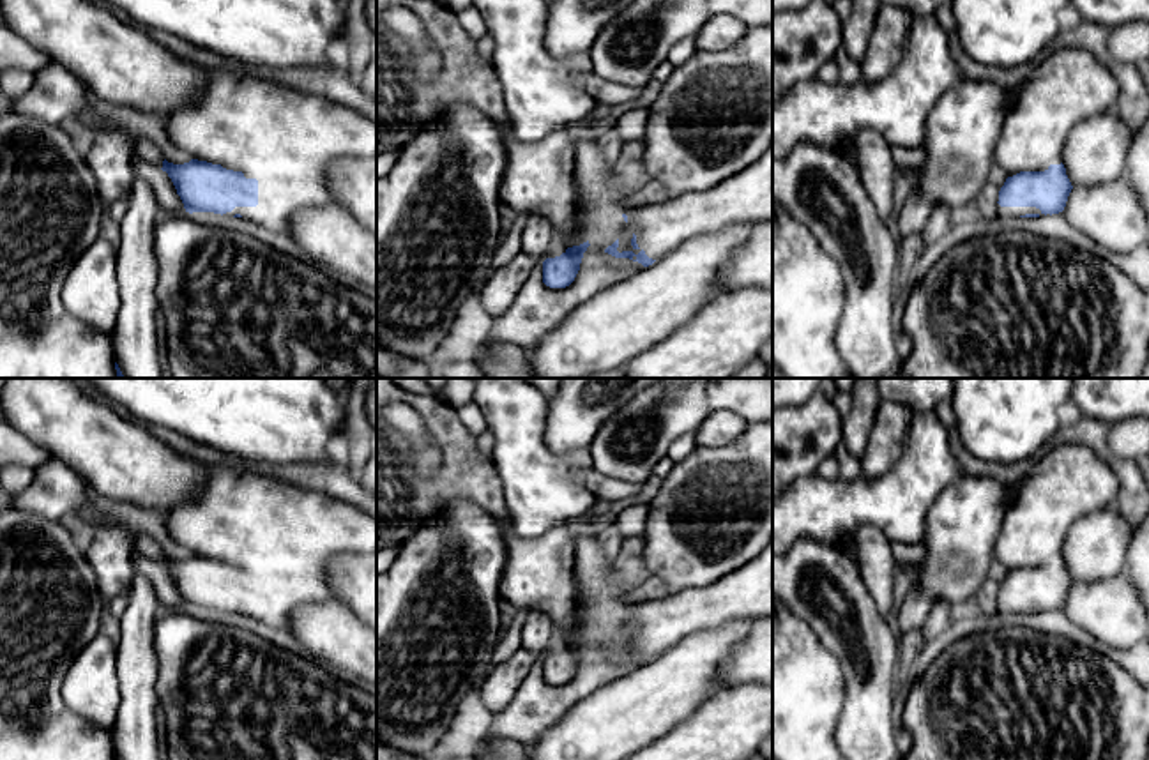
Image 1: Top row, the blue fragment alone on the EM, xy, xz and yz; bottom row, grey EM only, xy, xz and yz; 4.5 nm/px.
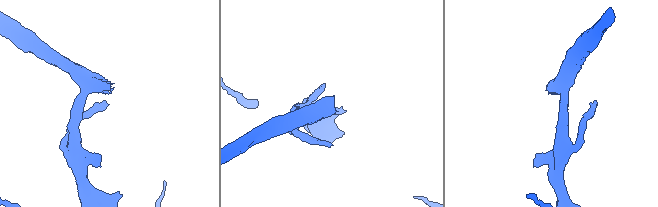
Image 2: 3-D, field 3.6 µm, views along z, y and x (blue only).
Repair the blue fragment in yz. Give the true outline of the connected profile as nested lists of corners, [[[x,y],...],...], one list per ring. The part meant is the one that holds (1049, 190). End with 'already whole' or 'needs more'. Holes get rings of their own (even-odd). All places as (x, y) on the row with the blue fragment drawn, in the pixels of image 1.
[[[1064,48],[1011,94],[993,163],[1008,175],[999,191],[997,223],[1064,210],[1073,189],[1062,150],[1073,127],[1115,108],[1114,69],[1084,48]]]; needs more

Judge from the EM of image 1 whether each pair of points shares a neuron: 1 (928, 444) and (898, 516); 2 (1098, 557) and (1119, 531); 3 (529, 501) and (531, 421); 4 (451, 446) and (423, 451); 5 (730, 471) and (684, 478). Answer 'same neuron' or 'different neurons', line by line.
1: same neuron
2: same neuron
3: same neuron
4: different neurons
5: same neuron

